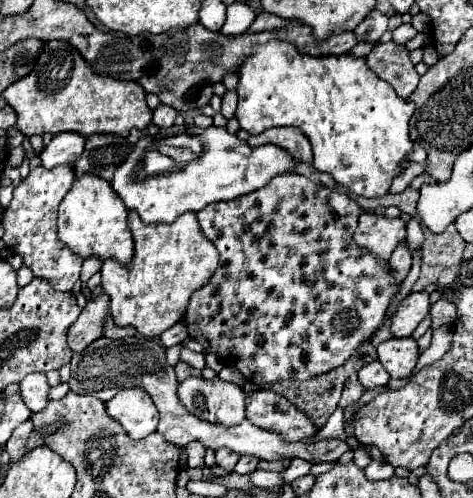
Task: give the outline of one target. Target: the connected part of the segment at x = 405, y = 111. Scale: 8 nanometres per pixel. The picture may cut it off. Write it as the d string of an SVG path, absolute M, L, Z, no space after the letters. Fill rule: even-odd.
M270 41L268 45L256 45L256 53L248 57L248 63L244 63L238 75L236 119L240 127L250 135L264 133L272 127L298 127L312 143L314 167L332 175L336 185L346 187L350 193L382 197L388 193L392 179L408 167L408 155L412 153L408 121L414 113L414 105L398 97L386 81L376 77L376 73L364 65L364 59L354 59L348 53L340 57L300 57L292 45Z

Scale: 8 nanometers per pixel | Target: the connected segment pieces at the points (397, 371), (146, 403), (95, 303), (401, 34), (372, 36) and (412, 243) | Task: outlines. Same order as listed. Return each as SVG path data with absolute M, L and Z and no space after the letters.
M412 337L388 339L378 345L378 361L394 379L404 379L412 375L418 357L420 357L420 349Z
M122 389L106 403L106 413L118 421L132 439L144 439L158 425L158 409L146 393Z
M106 293L86 303L76 323L68 329L68 347L72 351L86 349L92 341L104 337L104 321L110 315L110 299Z
M402 23L398 29L394 29L394 39L396 43L402 43L402 45L406 45L406 41L412 39L414 35L416 35L416 29L408 23Z
M374 11L354 29L354 37L356 37L356 41L378 43L380 37L386 33L386 29L388 29L388 17L382 15L380 11Z
M410 219L410 223L408 223L408 235L406 235L406 243L408 243L410 253L418 251L422 247L422 241L424 241L424 237L422 237L420 223L416 219Z

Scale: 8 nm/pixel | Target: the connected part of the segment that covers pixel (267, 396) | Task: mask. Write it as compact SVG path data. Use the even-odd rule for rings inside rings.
M270 389L254 391L248 397L246 419L256 427L282 433L288 441L298 441L318 431L302 411L296 411L288 399Z

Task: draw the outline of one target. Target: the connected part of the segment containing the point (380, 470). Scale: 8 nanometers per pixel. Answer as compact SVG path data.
M372 461L365 468L365 475L370 481L390 479L390 477L394 477L394 467L390 467L390 463L386 463L386 461Z

